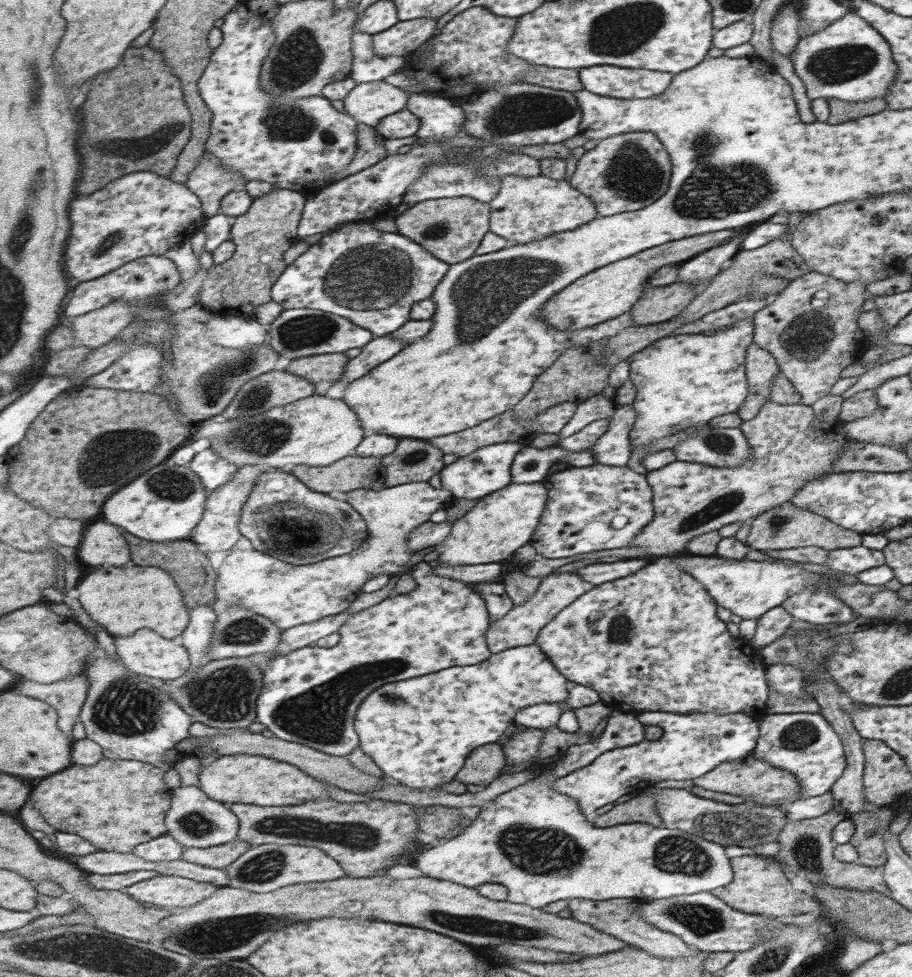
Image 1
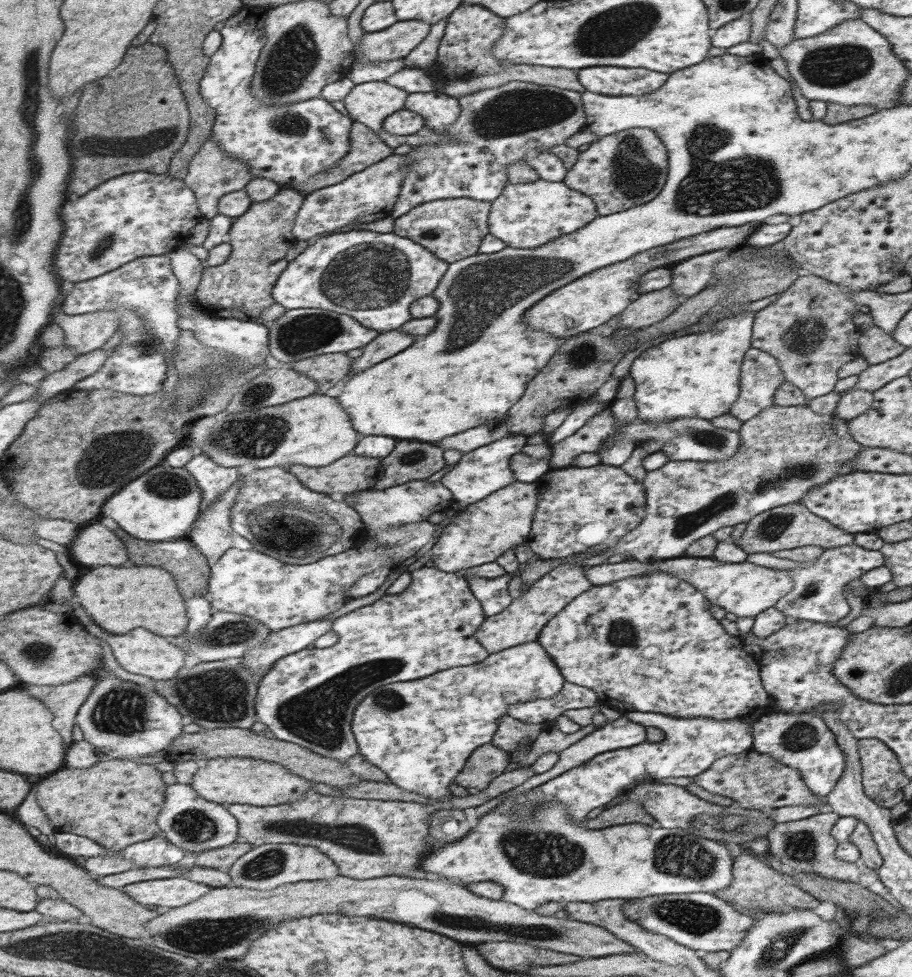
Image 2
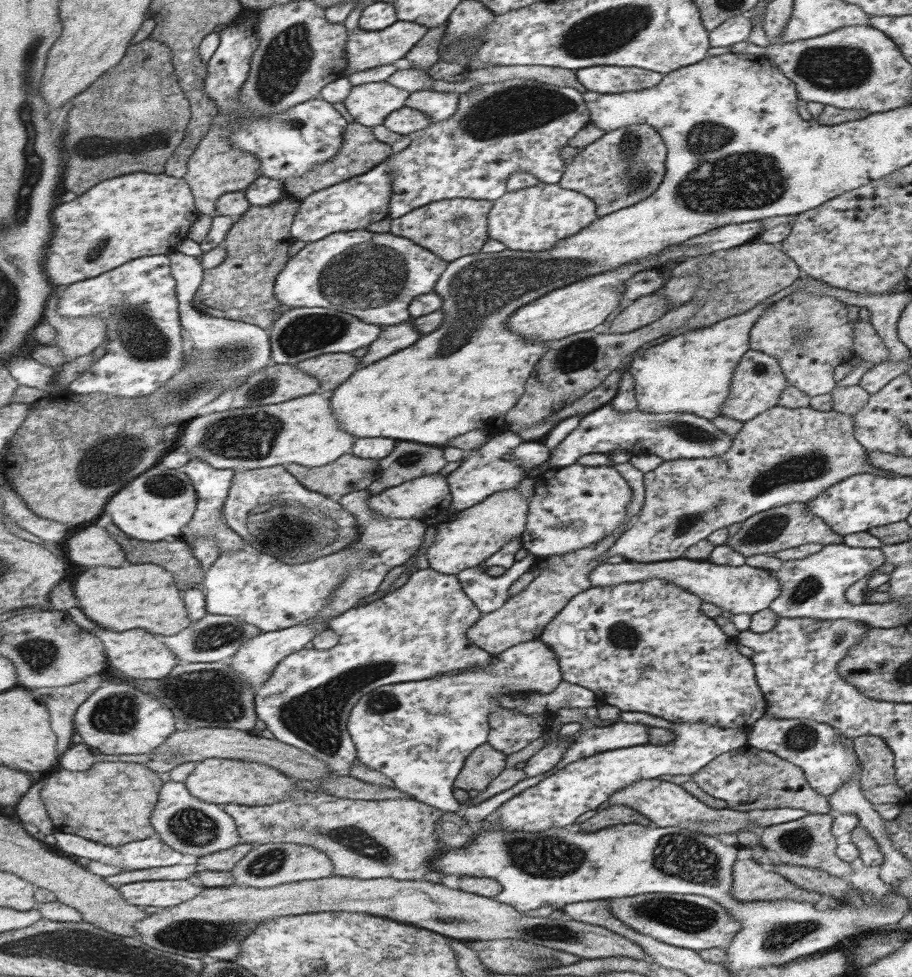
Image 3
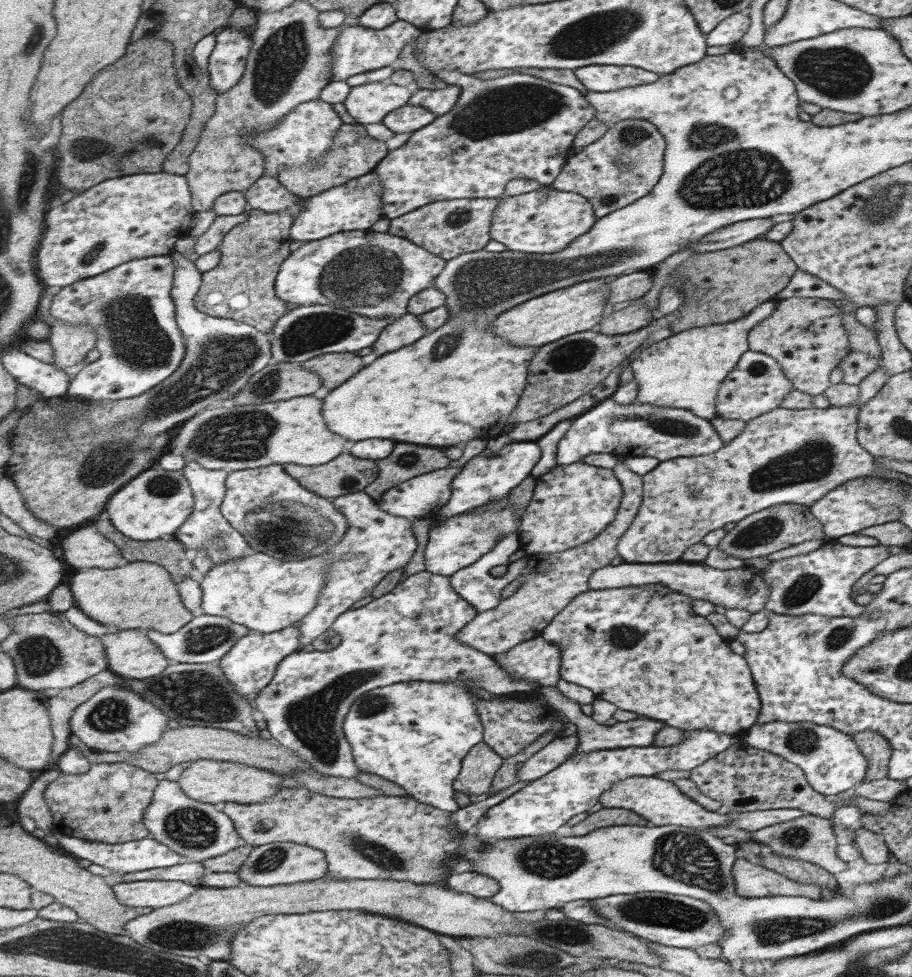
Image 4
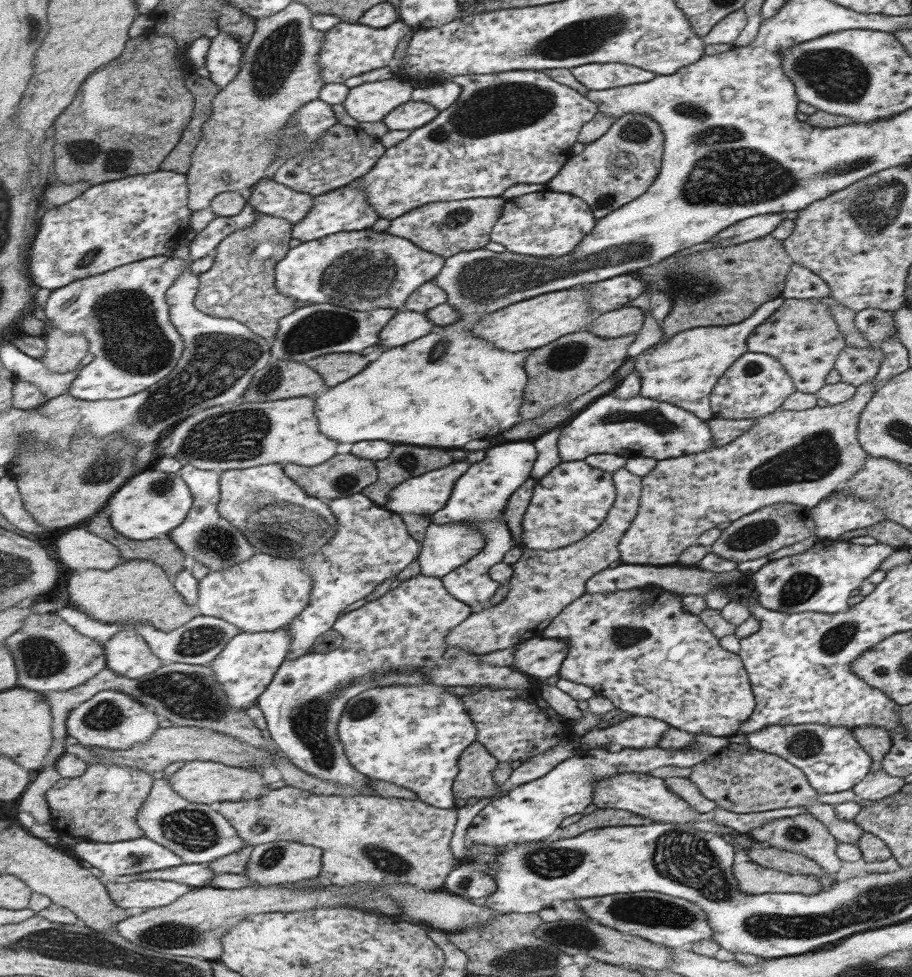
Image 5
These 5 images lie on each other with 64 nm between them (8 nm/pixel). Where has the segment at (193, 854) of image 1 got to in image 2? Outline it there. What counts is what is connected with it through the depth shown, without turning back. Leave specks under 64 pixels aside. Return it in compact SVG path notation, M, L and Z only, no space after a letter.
M242 840L233 845L207 850L206 852L191 852L195 855L195 864L205 868L229 870L239 858L249 852L255 846Z

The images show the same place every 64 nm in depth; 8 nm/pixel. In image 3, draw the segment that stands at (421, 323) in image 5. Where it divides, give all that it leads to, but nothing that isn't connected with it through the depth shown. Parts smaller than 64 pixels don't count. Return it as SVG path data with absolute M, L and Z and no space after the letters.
M409 316L409 318L399 324L382 328L382 332L378 334L377 340L371 342L371 345L366 346L367 353L360 358L360 366L371 364L371 362L375 362L375 360L379 360L383 356L389 356L391 352L395 352L399 348L411 346L419 338L420 334L420 331L417 331L411 325L412 319Z

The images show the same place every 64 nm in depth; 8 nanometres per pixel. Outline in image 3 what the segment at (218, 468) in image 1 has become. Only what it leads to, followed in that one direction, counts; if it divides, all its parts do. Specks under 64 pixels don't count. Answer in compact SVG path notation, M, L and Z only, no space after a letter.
M200 457L191 458L183 469L190 476L191 480L193 480L193 484L195 484L195 490L198 491L199 502L195 516L191 519L187 528L183 529L181 539L187 541L194 547L197 538L213 538L213 540L219 544L219 557L225 557L230 553L239 553L239 550L243 550L243 546L245 546L245 541L247 540L227 524L226 518L223 515L224 504L228 499L231 483L233 483L233 477L235 477L237 471L215 468L215 466L211 466L209 462L201 460Z

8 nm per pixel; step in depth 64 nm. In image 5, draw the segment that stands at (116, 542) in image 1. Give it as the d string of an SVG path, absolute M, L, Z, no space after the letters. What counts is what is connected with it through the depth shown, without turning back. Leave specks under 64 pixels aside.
M85 528L71 529L50 540L56 548L58 560L70 569L75 570L113 570L127 562L119 548Z

